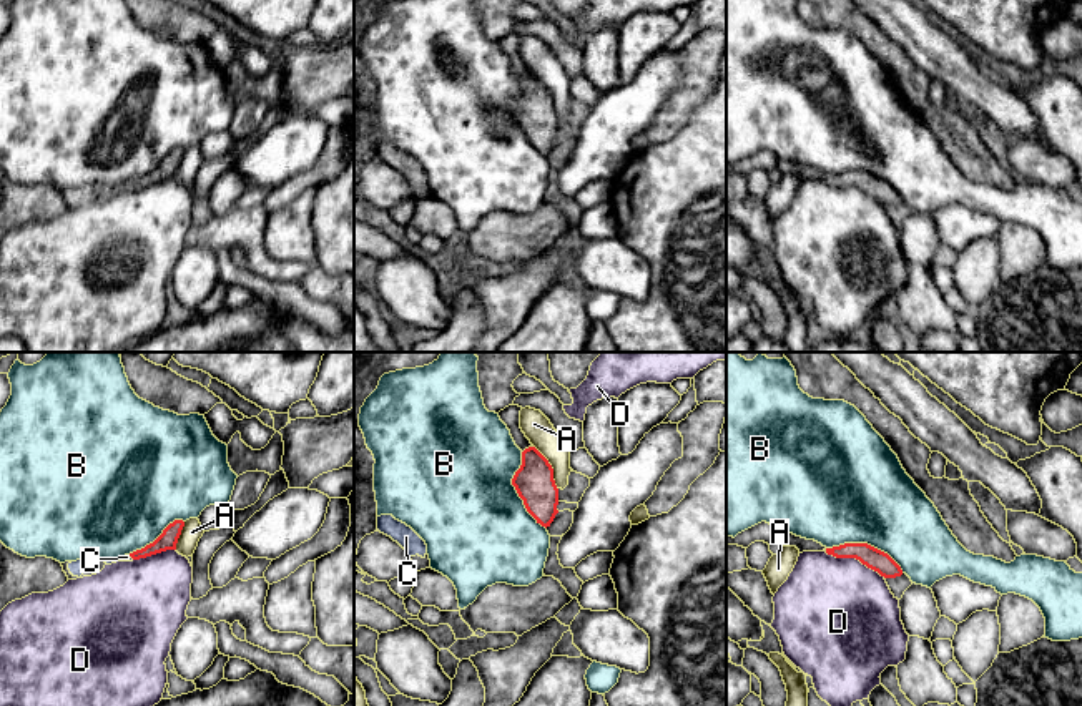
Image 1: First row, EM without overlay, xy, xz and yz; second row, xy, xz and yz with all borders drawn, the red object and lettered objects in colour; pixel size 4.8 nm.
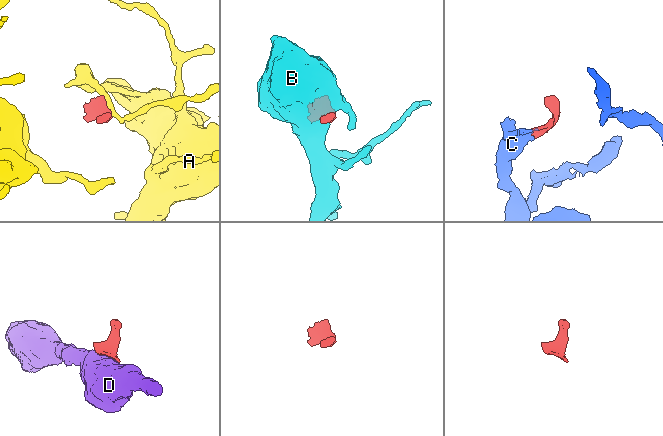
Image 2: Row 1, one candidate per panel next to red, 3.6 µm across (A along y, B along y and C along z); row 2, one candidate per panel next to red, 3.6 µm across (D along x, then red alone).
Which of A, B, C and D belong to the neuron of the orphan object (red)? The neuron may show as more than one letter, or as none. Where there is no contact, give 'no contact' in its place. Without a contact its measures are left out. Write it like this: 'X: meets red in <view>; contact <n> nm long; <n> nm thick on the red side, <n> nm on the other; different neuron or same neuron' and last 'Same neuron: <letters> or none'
A: meets red in xz; contact 240 nm long; 190 nm thick on the red side, 140 nm on the other; different neuron
B: meets red in xz; contact 400 nm long; 190 nm thick on the red side, 500 nm on the other; different neuron
C: meets red in xy; contact 40 nm long; 90 nm thick on the red side, 30 nm on the other; same neuron
D: meets red in yz; contact 320 nm long; 100 nm thick on the red side, 460 nm on the other; different neuron
Same neuron: C

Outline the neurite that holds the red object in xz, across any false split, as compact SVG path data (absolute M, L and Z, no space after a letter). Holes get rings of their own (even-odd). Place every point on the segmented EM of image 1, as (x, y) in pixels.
M509 405L499 412L500 420L510 430L515 445L522 450L522 465L512 478L527 512L542 527L550 527L558 513L558 488L553 480L553 468L548 460L530 444L520 429L519 405Z

